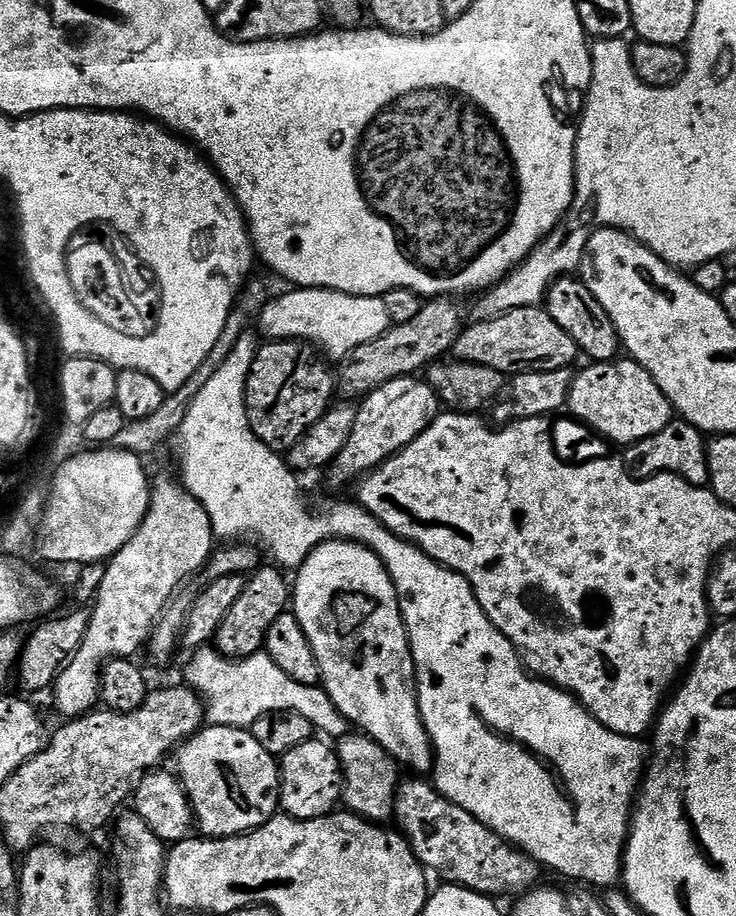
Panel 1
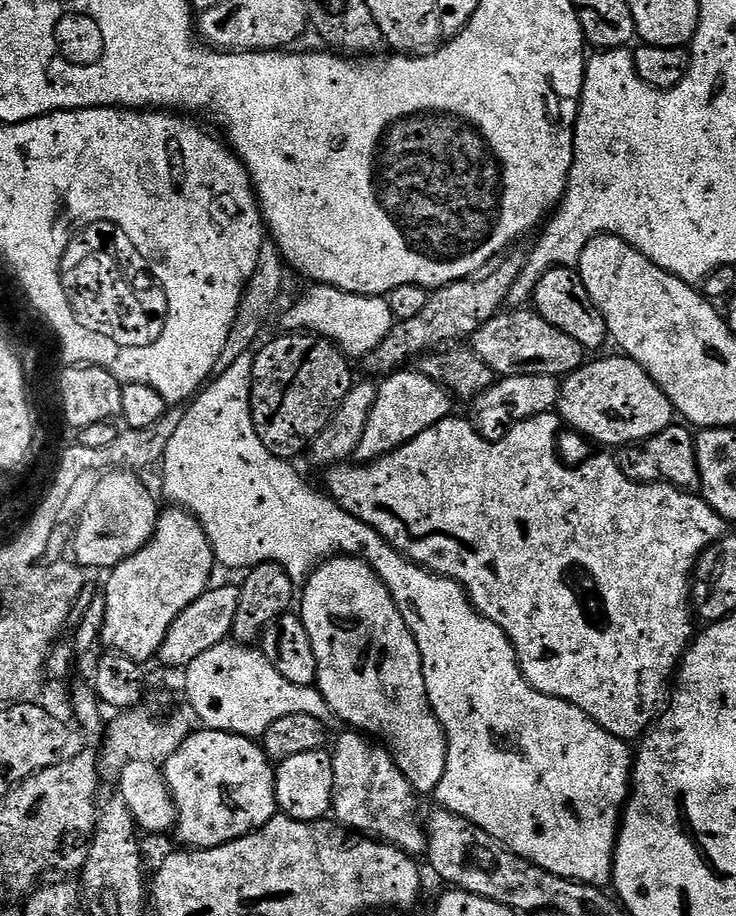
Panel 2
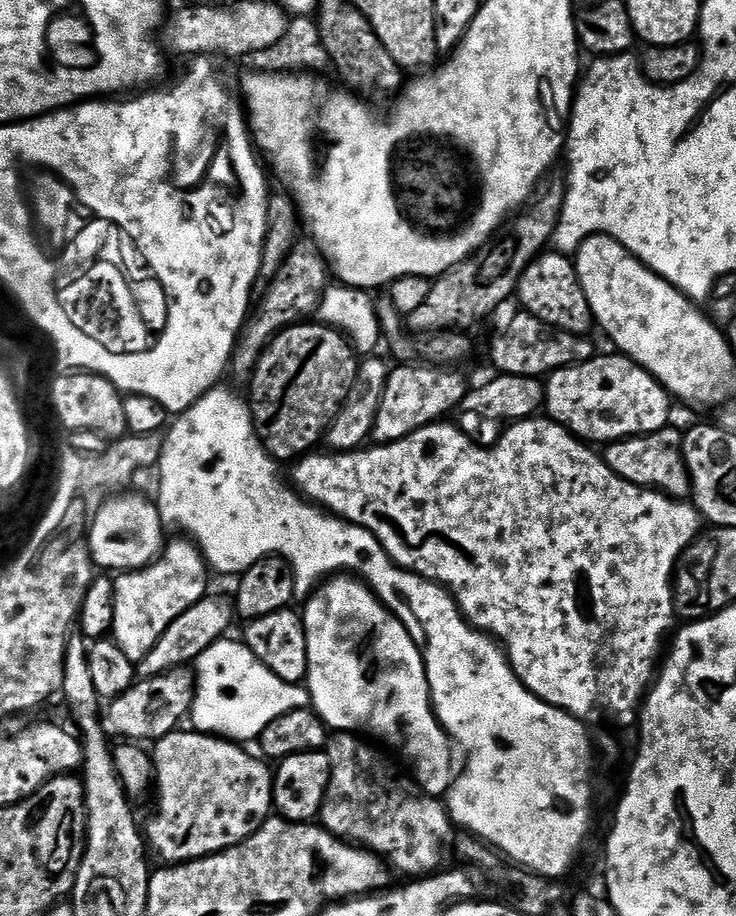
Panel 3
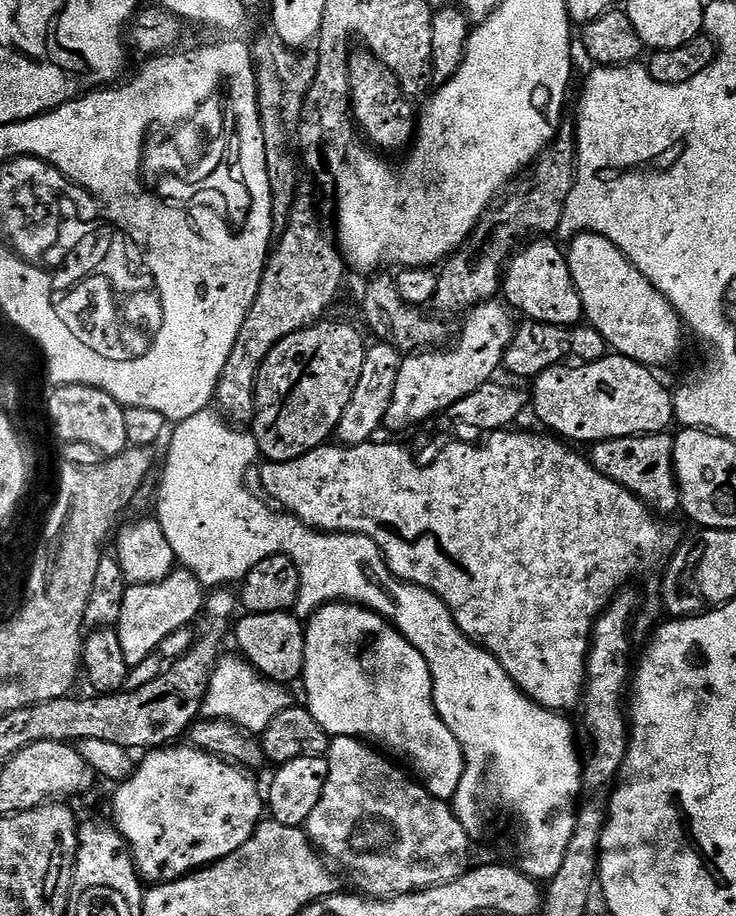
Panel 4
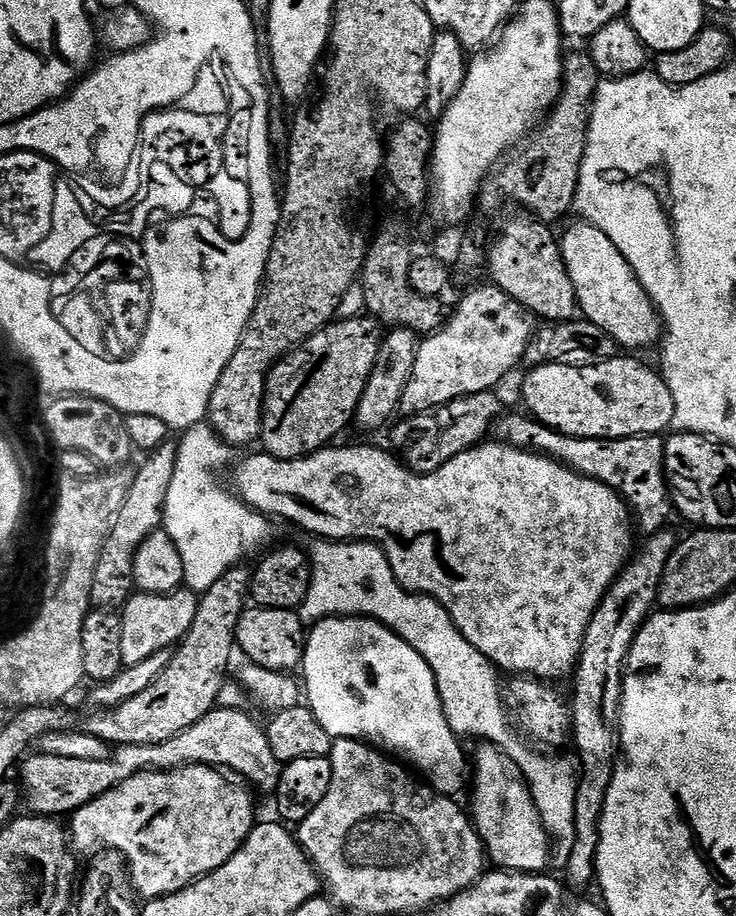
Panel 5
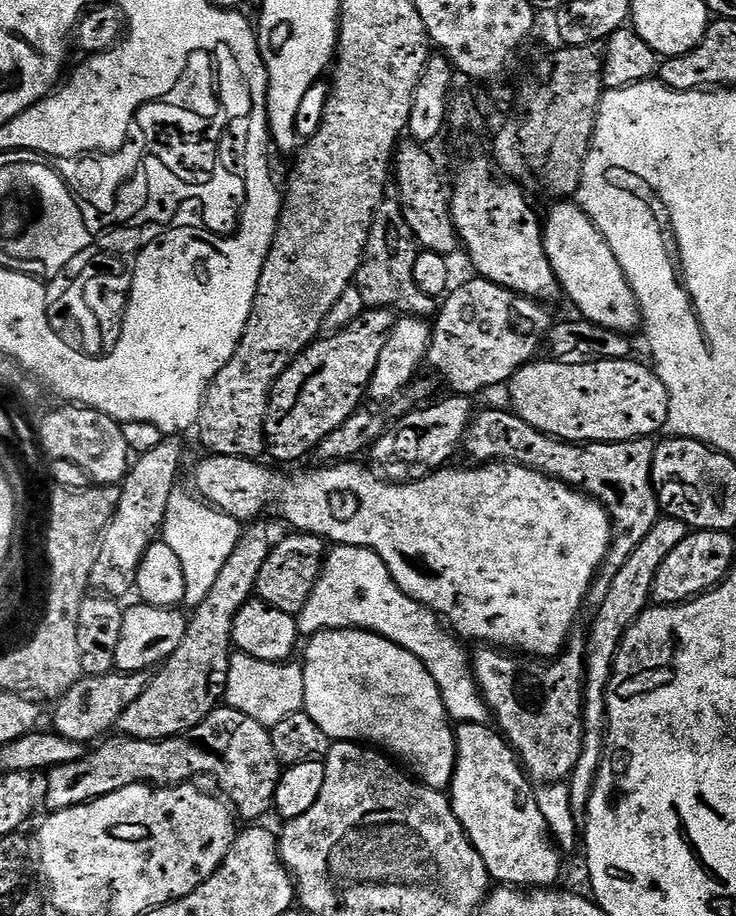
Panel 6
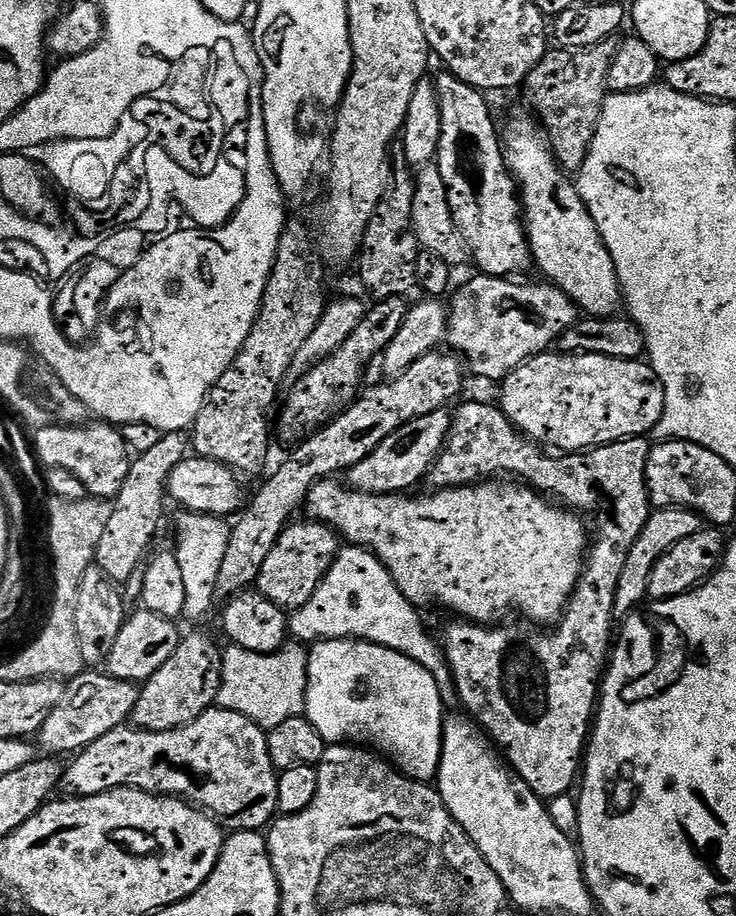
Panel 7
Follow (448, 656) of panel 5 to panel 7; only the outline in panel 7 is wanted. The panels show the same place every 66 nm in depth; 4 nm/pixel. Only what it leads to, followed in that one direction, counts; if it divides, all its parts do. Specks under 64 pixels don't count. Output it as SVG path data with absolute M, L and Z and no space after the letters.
M341 547L326 578L314 590L310 602L291 613L288 631L293 637L307 642L321 640L369 640L410 657L440 678L445 675L446 661L439 643L428 637L420 621L417 605L398 590L394 578L376 553L367 548Z

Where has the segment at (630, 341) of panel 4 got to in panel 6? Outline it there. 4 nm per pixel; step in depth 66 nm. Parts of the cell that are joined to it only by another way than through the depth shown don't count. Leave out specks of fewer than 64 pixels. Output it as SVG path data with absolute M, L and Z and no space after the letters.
M556 202L552 209L542 220L544 229L544 245L550 266L554 266L554 274L558 278L560 287L565 297L572 299L572 304L577 308L579 315L592 324L606 326L606 330L632 334L632 331L641 327L640 303L636 301L634 290L618 262L614 258L614 250L602 238L602 234L594 226L594 222L580 209L575 202Z

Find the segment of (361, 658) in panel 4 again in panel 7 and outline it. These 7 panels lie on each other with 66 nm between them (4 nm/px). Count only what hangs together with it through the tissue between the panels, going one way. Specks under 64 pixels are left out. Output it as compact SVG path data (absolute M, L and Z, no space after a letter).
M321 640L313 643L308 652L308 689L304 710L314 730L318 730L329 745L355 742L360 746L384 748L383 755L391 758L395 767L411 780L432 782L440 769L446 715L444 700L436 684L439 684L437 677L418 662L381 644L372 644L369 640Z

